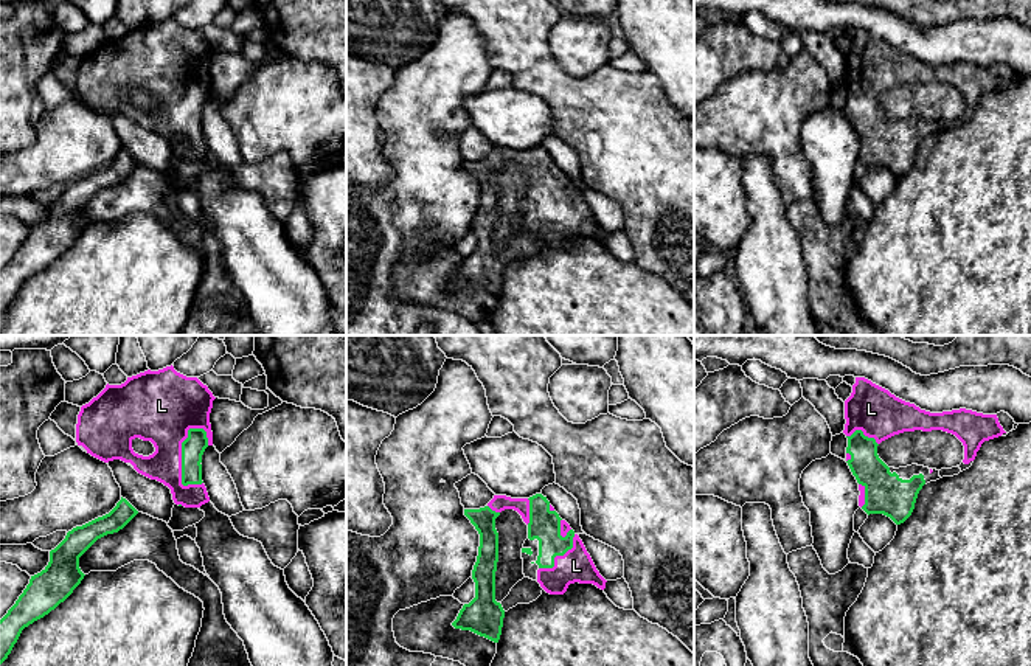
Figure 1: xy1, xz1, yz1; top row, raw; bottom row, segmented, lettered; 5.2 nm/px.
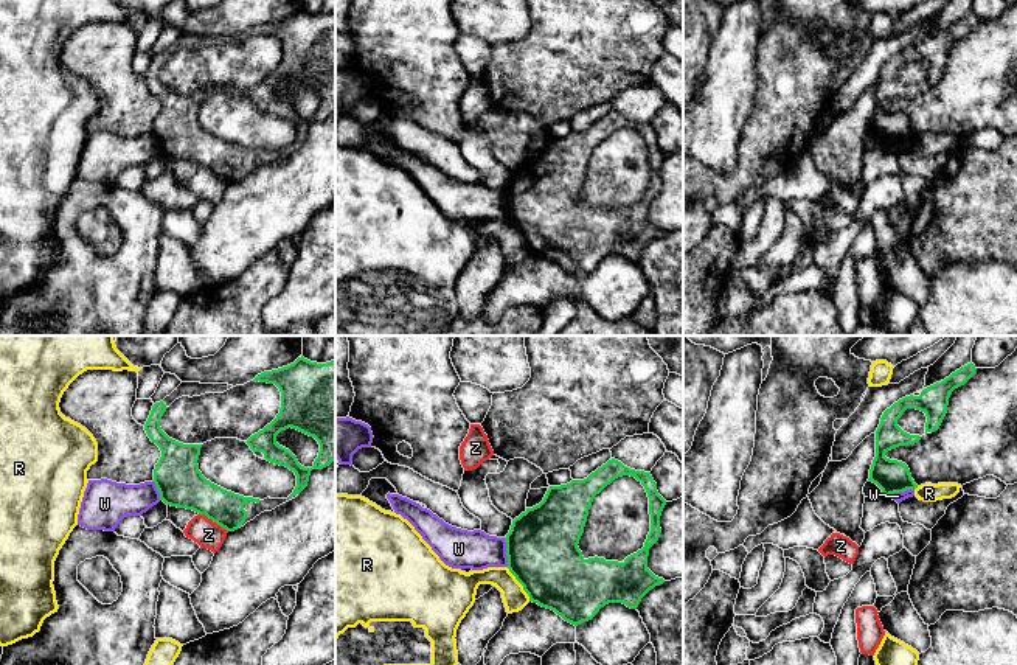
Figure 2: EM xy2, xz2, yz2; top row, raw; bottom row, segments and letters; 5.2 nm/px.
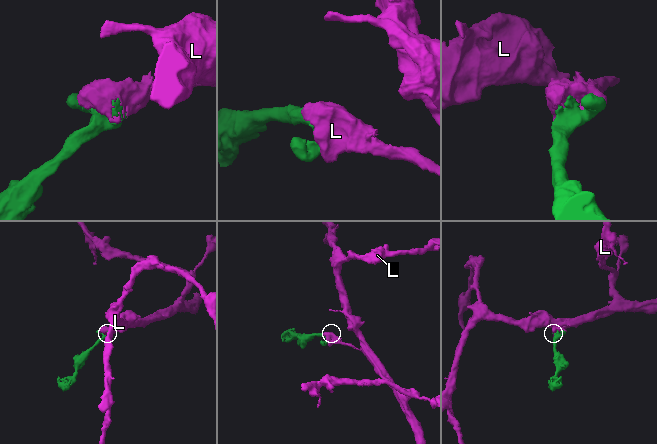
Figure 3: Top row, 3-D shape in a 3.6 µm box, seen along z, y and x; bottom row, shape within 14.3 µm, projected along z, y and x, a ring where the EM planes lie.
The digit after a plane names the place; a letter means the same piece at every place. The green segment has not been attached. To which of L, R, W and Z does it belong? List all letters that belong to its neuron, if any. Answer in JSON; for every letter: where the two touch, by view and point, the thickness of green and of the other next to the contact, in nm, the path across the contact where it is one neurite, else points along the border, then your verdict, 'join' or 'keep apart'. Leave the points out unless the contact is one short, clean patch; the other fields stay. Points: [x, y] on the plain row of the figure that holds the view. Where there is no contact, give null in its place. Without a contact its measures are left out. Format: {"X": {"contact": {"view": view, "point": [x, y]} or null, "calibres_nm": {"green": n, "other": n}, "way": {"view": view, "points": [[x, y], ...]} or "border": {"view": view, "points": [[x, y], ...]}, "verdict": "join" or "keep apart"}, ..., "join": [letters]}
{"L": {"contact": {"view": "xy1", "point": [182, 104]}, "calibres_nm": {"green": 120, "other": 360}, "verdict": "join"}, "R": {"contact": {"view": "xz2", "point": [520, 235]}, "calibres_nm": {"green": 380, "other": 120}, "verdict": "keep apart"}, "W": {"contact": {"view": "xz2", "point": [506, 204]}, "calibres_nm": {"green": 380, "other": 200}, "border": {"view": "xz2", "points": [[503, 190], [508, 218]]}, "verdict": "keep apart"}, "Z": {"contact": {"view": "xy2", "point": [213, 173]}, "calibres_nm": {"green": 240, "other": 140}, "border": {"view": "xy2", "points": [[199, 165], [204, 165], [227, 184]]}, "verdict": "keep apart"}, "join": ["L"]}

